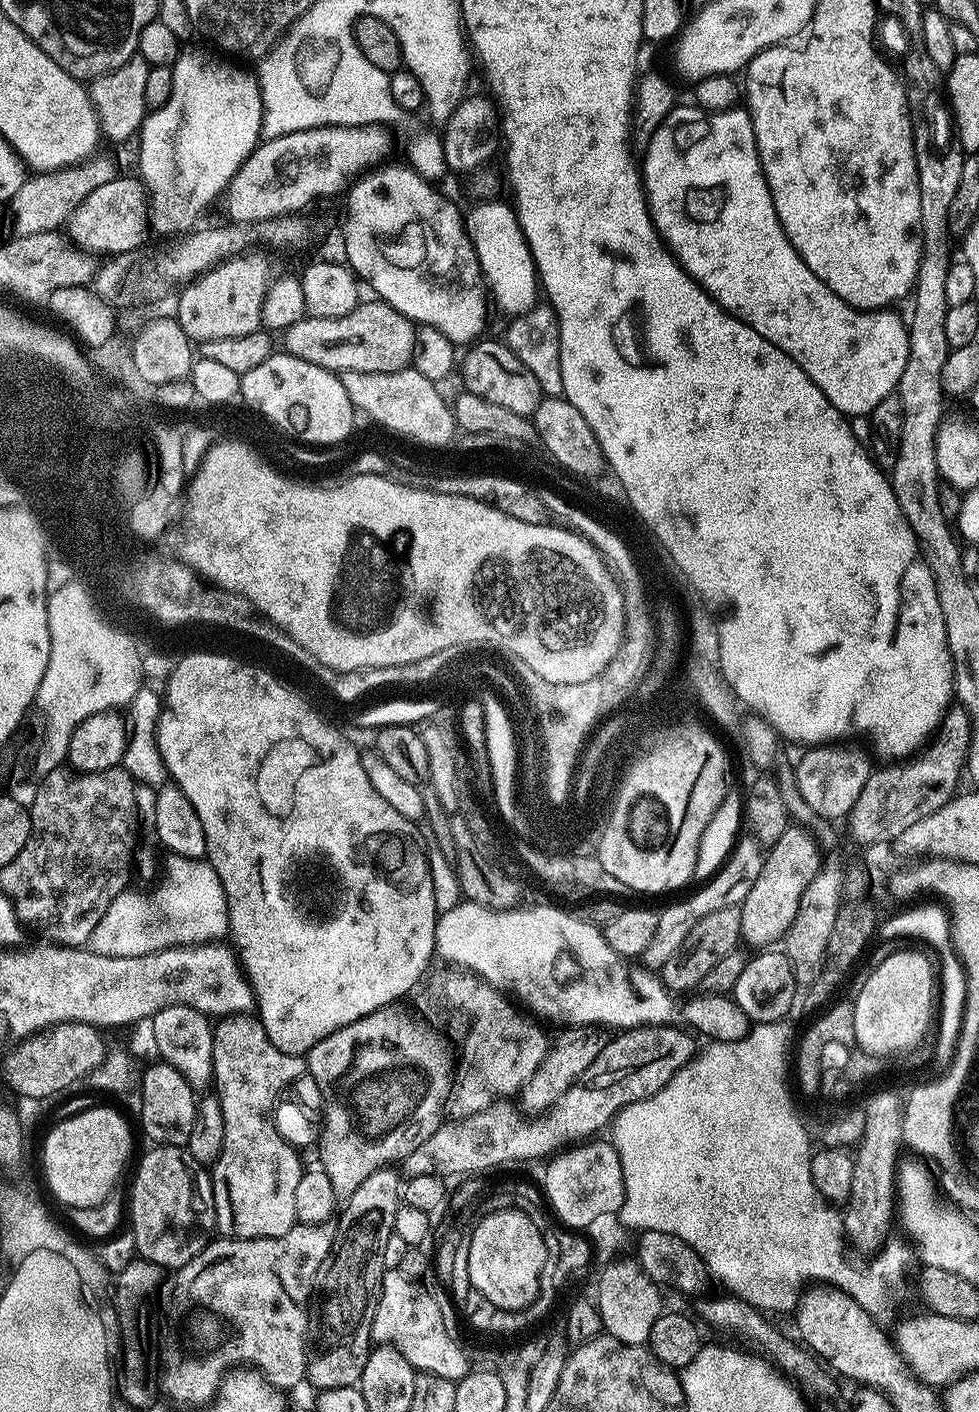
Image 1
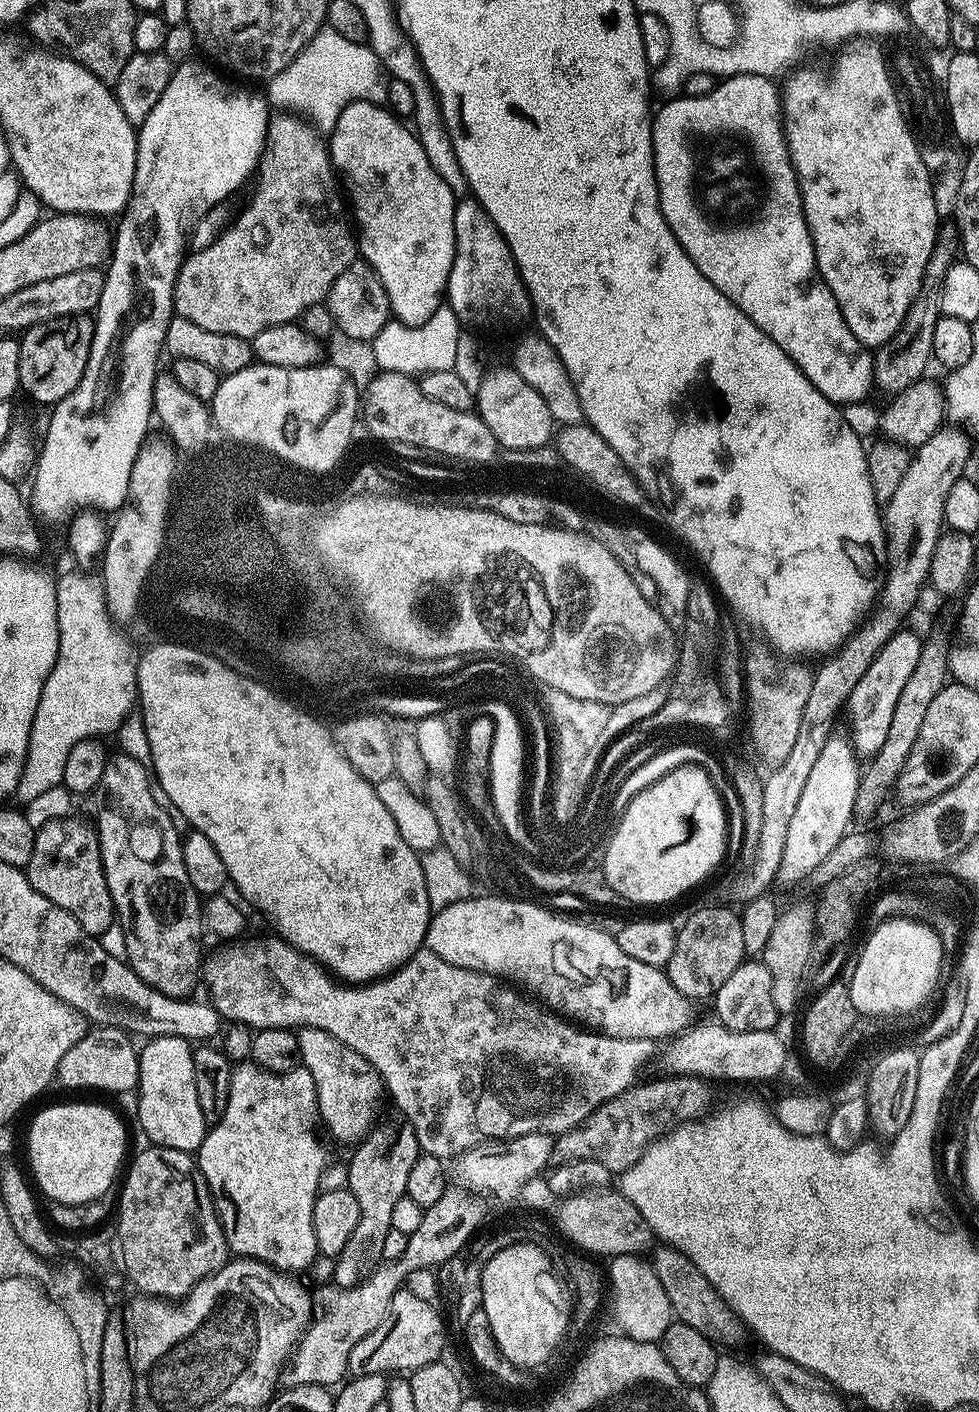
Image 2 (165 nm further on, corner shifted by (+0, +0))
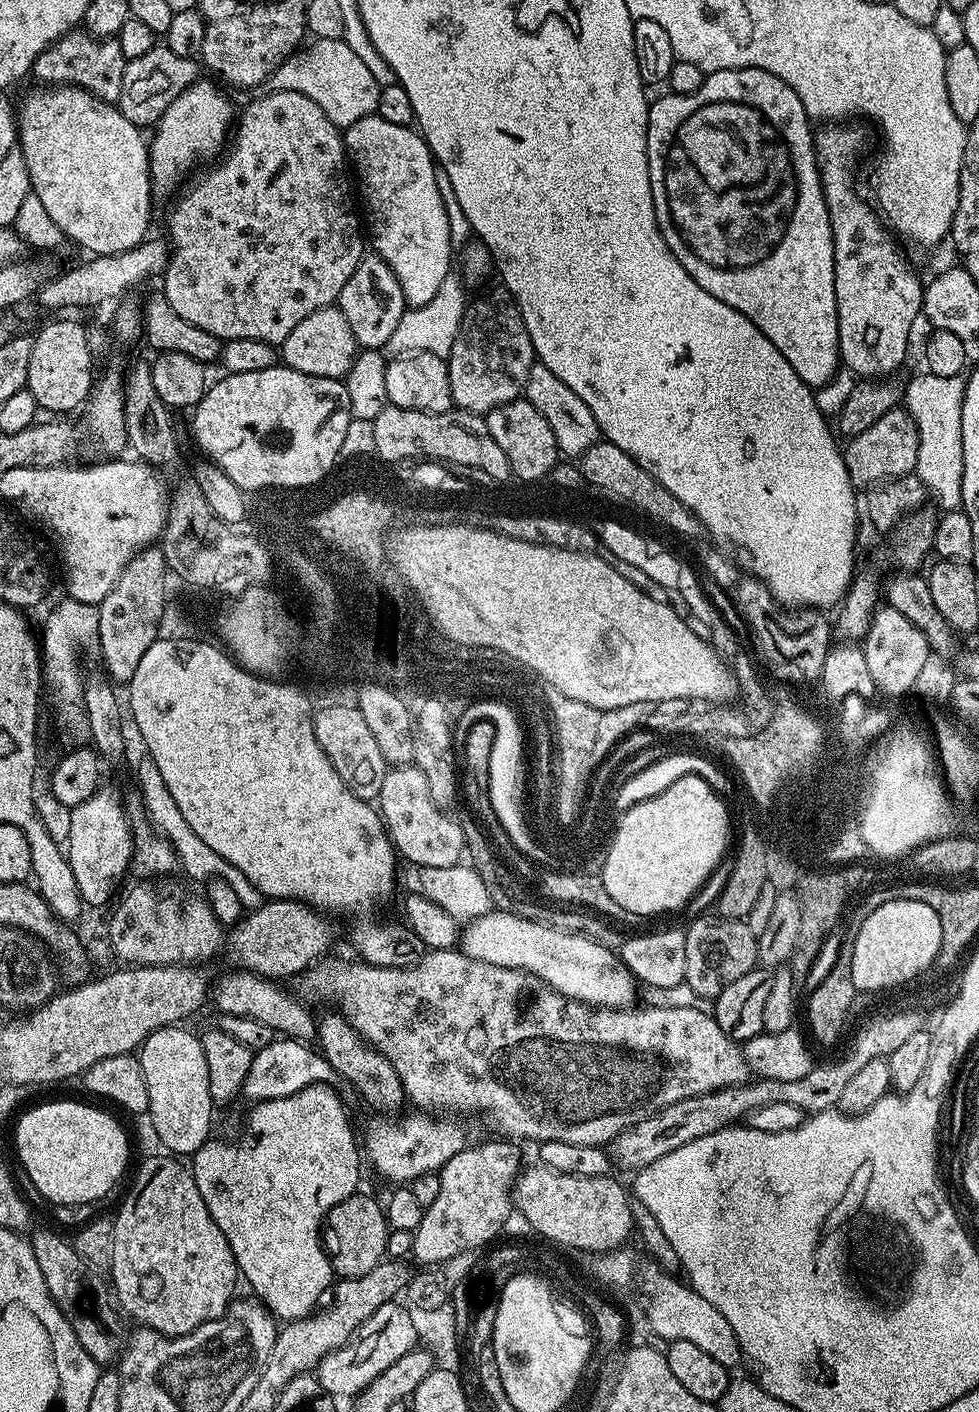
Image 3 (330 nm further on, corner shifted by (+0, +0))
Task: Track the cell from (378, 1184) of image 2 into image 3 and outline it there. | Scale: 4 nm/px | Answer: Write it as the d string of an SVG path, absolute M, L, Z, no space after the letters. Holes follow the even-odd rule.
M328 1010L324 1017L318 1020L318 1048L322 1053L328 1065L332 1067L333 1073L345 1076L350 1083L356 1087L358 1095L362 1096L366 1103L373 1104L375 1111L380 1114L396 1114L401 1111L400 1103L405 1103L404 1087L398 1078L398 1070L394 1070L394 1066L390 1062L390 1058L386 1058L386 1054L379 1052L373 1044L369 1044L358 1030L354 1030L354 1026L344 1017L343 1012L339 1010Z

